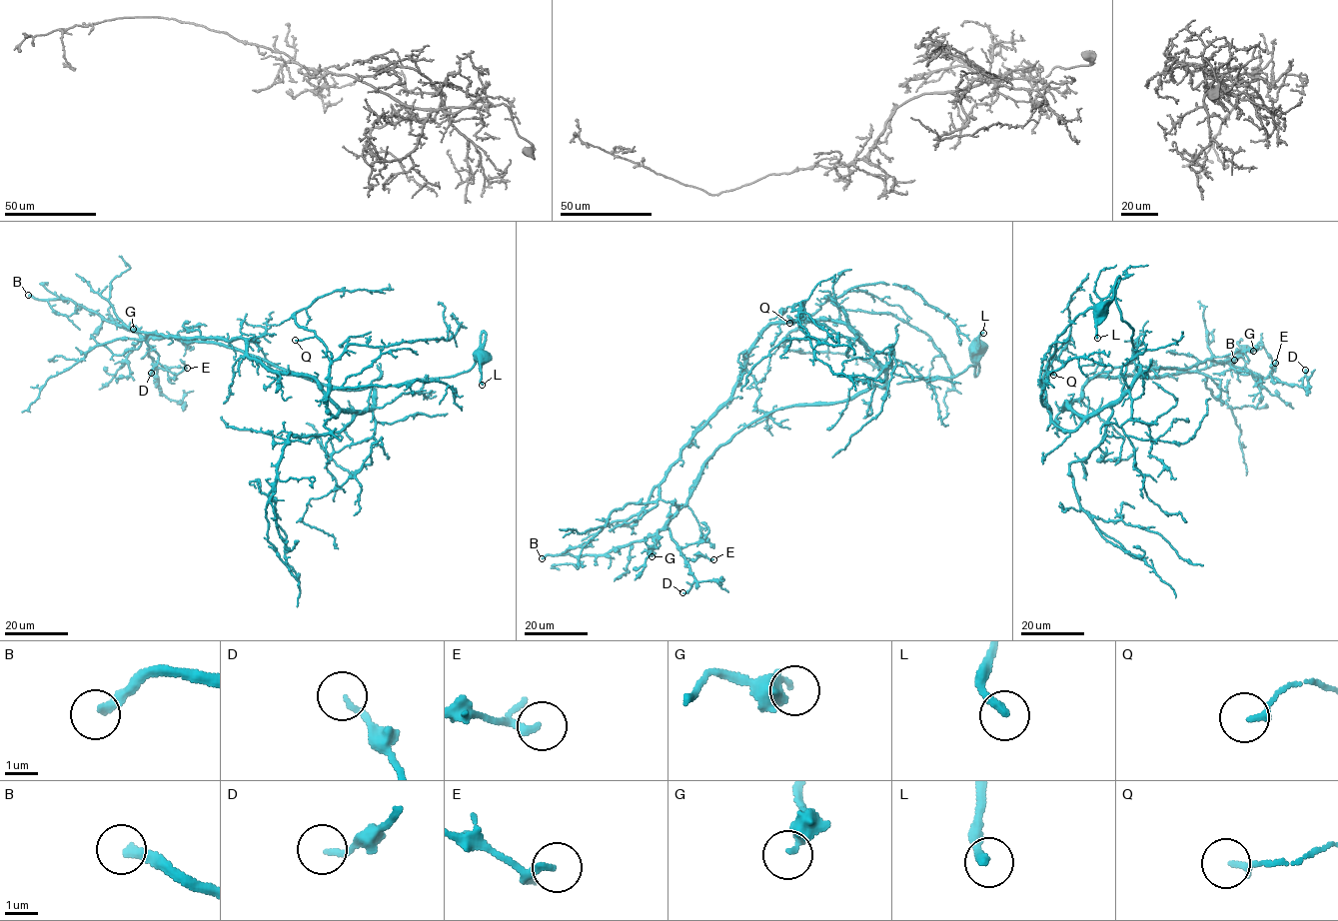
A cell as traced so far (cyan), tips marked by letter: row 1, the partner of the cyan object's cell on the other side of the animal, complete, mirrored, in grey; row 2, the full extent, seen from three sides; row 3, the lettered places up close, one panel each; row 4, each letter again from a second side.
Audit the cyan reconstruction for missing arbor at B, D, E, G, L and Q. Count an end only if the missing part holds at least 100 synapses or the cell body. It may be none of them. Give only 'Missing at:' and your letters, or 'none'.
Missing at: B

